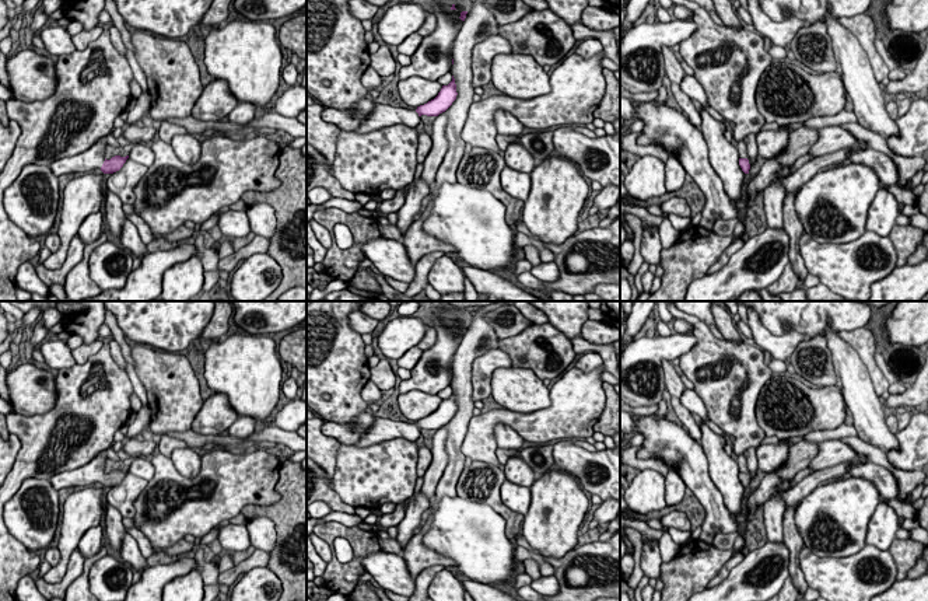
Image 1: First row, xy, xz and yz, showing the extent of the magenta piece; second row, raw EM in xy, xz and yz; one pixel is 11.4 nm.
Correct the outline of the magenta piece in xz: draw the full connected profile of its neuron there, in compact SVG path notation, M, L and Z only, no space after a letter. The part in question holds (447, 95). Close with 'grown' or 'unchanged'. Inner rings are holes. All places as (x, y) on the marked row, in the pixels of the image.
M452 76L452 81L448 85L442 85L441 91L438 92L438 95L434 99L428 101L424 105L417 106L416 111L399 108L399 106L392 106L388 104L386 105L378 104L375 101L375 98L379 95L378 88L370 90L368 94L370 94L370 98L375 104L374 111L368 115L367 119L364 119L361 122L358 129L354 130L357 133L368 133L372 130L381 130L381 129L392 126L392 125L406 125L409 127L416 127L421 122L421 119L420 119L421 115L438 116L440 113L445 112L452 105L452 102L456 99L456 95L458 95L454 76Z; grown

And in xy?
M106 137L98 139L87 151L73 157L64 157L53 161L49 167L56 177L64 174L87 174L101 170L104 174L113 174L119 171L129 156L115 156L111 160L105 158Z; grown

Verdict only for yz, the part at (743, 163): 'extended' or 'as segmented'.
extended

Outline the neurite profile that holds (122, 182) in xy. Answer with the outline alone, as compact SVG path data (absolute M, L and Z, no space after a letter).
M127 158L119 171L111 174L106 186L112 193L119 196L122 203L133 205L136 199L134 188L146 175L147 170L148 167Z

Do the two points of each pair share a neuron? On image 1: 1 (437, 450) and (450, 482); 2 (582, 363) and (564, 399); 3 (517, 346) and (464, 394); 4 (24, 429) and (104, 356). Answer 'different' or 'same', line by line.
1: different
2: different
3: different
4: same

